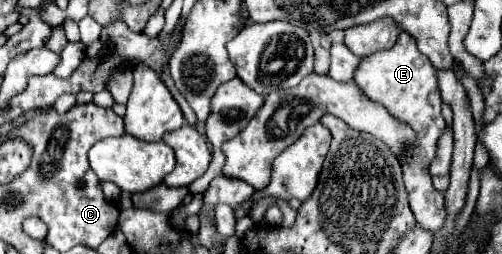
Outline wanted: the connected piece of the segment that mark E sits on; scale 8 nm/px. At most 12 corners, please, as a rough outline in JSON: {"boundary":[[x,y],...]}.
{"boundary":[[399,34],[361,60],[355,84],[417,140],[403,180],[417,224],[445,226],[429,164],[445,128],[431,60]]}

